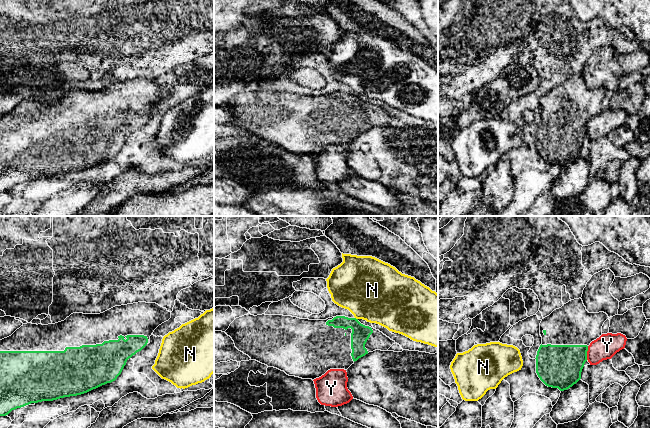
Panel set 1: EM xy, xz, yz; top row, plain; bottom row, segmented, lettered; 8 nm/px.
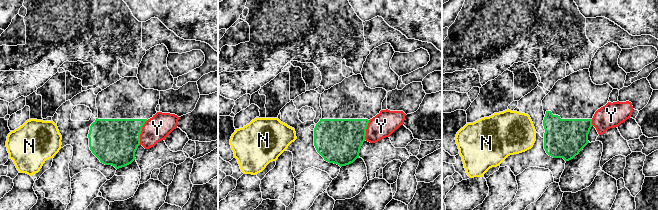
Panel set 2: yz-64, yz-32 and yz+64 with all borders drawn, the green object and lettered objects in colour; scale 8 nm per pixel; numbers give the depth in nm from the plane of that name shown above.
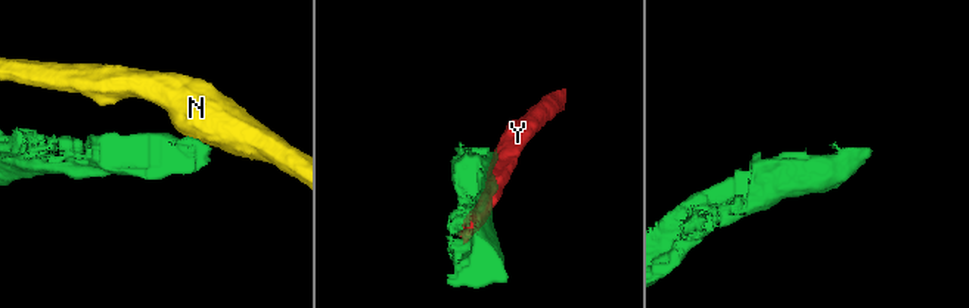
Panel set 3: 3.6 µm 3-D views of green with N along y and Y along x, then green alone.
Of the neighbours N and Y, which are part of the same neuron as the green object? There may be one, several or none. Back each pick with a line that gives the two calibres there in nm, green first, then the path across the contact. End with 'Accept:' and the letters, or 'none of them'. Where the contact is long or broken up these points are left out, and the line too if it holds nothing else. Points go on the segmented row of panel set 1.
Accept: none of them

